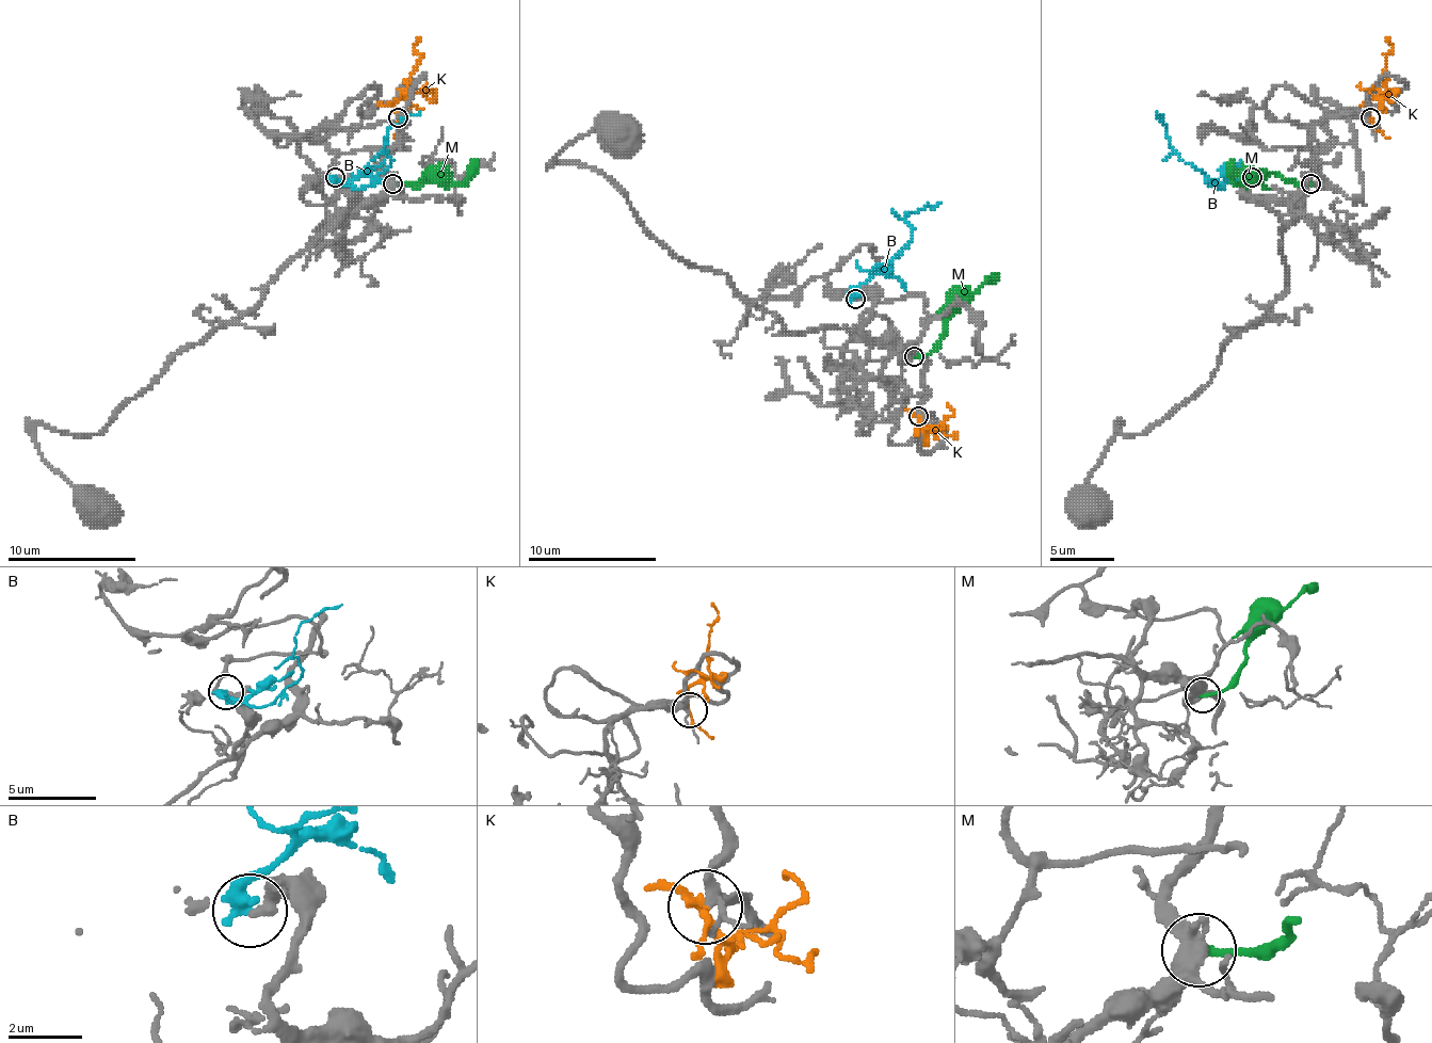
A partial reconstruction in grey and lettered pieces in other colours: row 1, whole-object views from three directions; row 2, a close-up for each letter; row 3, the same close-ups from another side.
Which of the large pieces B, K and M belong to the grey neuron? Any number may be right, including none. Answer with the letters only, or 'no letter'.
B

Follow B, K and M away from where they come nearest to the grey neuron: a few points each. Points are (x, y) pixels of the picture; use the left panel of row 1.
B: (336, 176), (365, 189), (390, 163), (384, 144), (387, 130), (419, 111)
K: (397, 117), (393, 101), (406, 89), (419, 57), (413, 44), (419, 37)
M: (393, 182), (419, 182), (425, 173), (462, 182), (478, 160)

